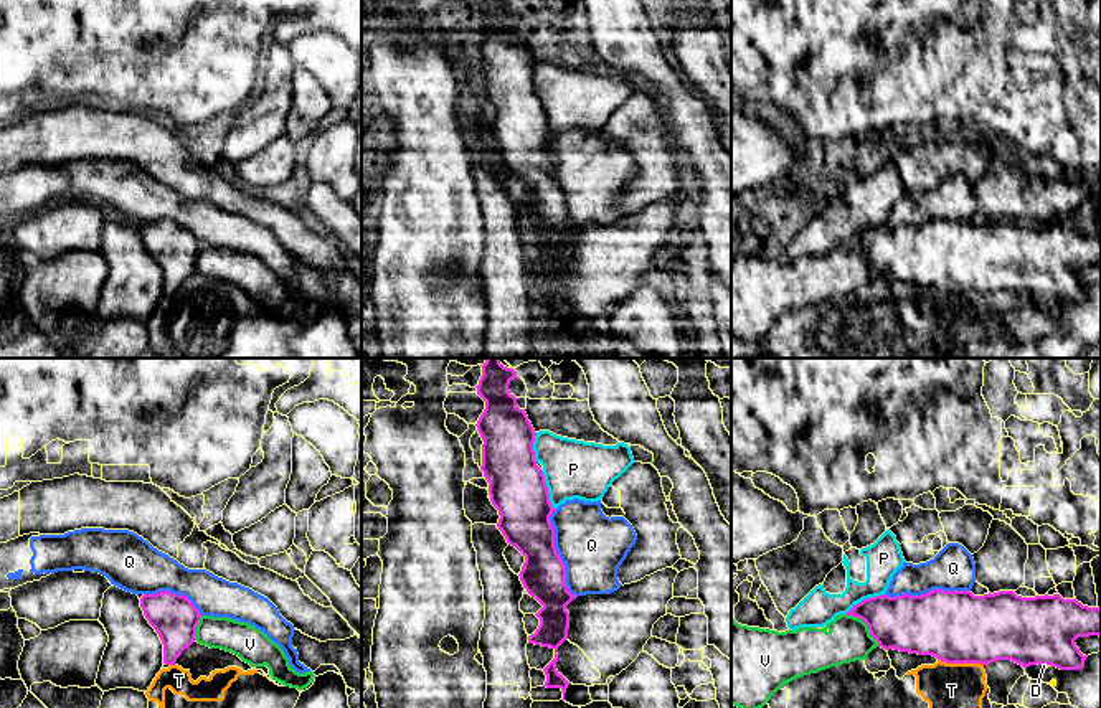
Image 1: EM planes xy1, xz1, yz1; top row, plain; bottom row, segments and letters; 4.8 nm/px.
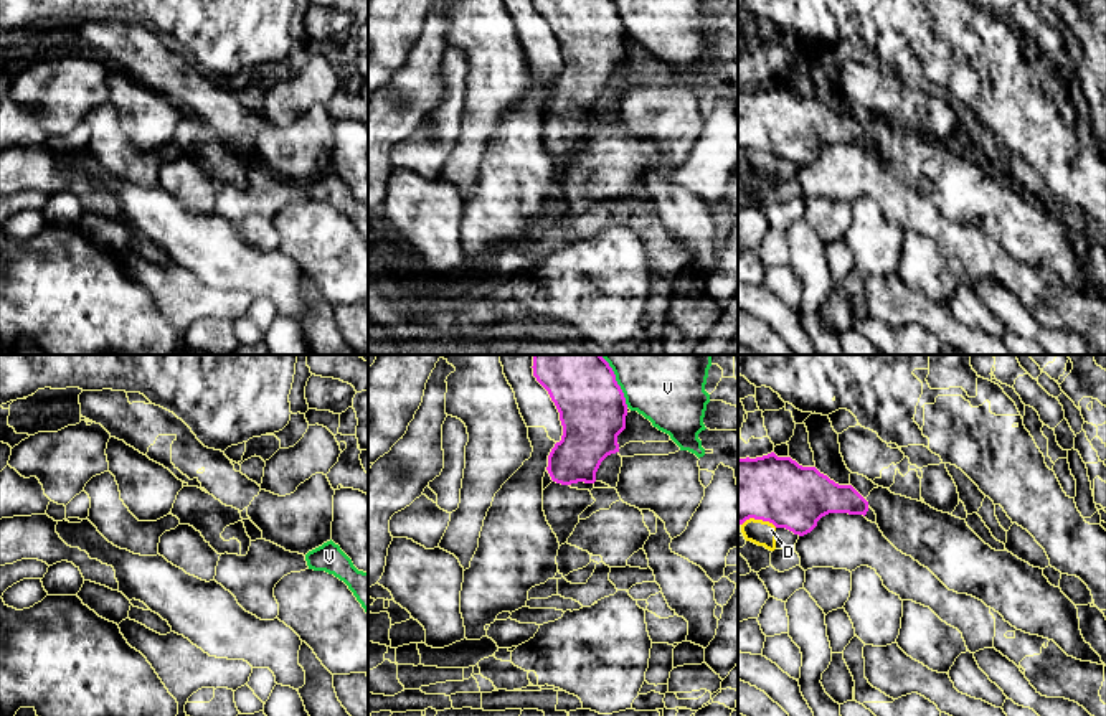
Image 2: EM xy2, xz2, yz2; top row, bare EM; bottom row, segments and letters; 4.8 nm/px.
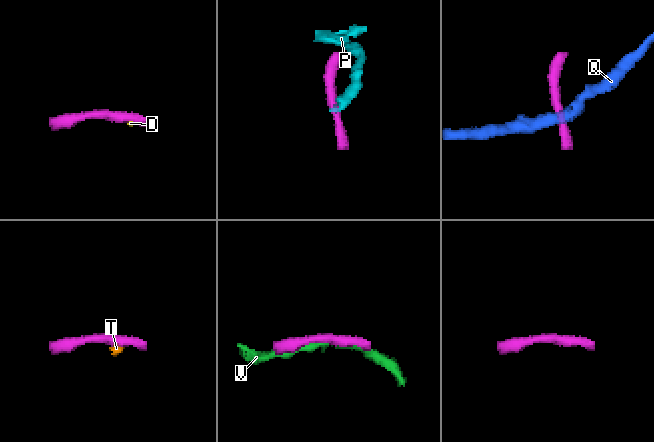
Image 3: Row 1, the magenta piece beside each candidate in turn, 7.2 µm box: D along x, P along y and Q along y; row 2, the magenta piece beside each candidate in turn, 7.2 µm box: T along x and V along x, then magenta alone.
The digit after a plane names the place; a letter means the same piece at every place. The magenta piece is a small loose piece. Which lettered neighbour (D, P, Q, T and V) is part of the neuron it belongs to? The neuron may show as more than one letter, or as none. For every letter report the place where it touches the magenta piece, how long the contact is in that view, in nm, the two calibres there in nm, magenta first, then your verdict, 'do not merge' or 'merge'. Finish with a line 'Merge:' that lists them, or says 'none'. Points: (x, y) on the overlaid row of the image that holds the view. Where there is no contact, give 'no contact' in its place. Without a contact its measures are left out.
D: contact yz2 (760, 518); length 180 nm; calibres 320 and 130 nm; do not merge
P: contact xz1 (547, 490); length 200 nm; calibres 280 and 280 nm; do not merge
Q: contact xz1 (558, 555); length 440 nm; calibres 240 and 320 nm; do not merge
T: contact yz1 (961, 662); length 220 nm; calibres 360 and 220 nm; do not merge
V: contact yz1 (867, 624); length 220 nm; calibres 280 and 220 nm; do not merge
Merge: none

